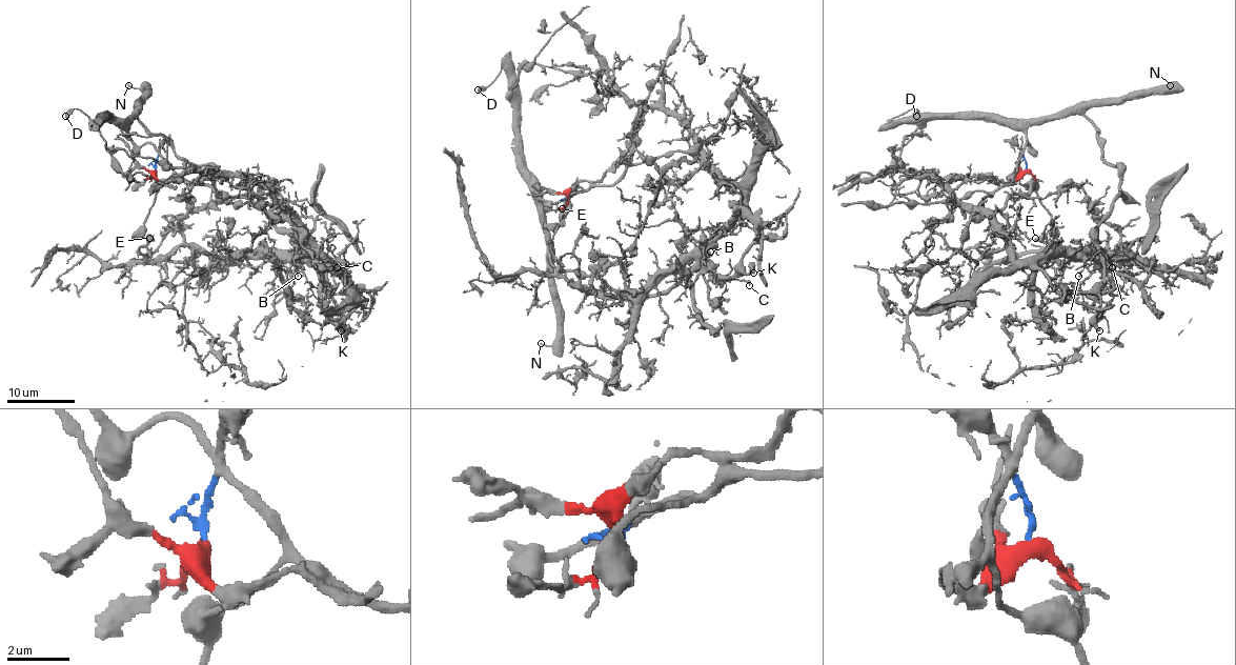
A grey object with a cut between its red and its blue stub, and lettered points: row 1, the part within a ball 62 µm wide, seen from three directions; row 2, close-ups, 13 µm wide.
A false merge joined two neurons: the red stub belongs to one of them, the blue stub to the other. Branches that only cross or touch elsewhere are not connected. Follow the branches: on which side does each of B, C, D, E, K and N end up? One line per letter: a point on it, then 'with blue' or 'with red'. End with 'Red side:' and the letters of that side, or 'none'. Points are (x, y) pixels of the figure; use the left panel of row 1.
B: (298, 276) | with red
C: (337, 267) | with red
D: (65, 116) | with blue
E: (149, 238) | with red
K: (341, 330) | with blue
N: (128, 85) | with blue
Red side: B, C, E

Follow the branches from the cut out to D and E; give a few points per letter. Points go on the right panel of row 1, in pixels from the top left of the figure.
D: (1027, 169), (1022, 150), (1028, 142), (1030, 145), (1021, 131), (994, 118), (894, 118), (912, 108), (916, 117)
E: (1027, 169), (1006, 181), (934, 175), (989, 219), (1018, 260), (1121, 256), (1118, 246), (1099, 261), (1035, 238)

